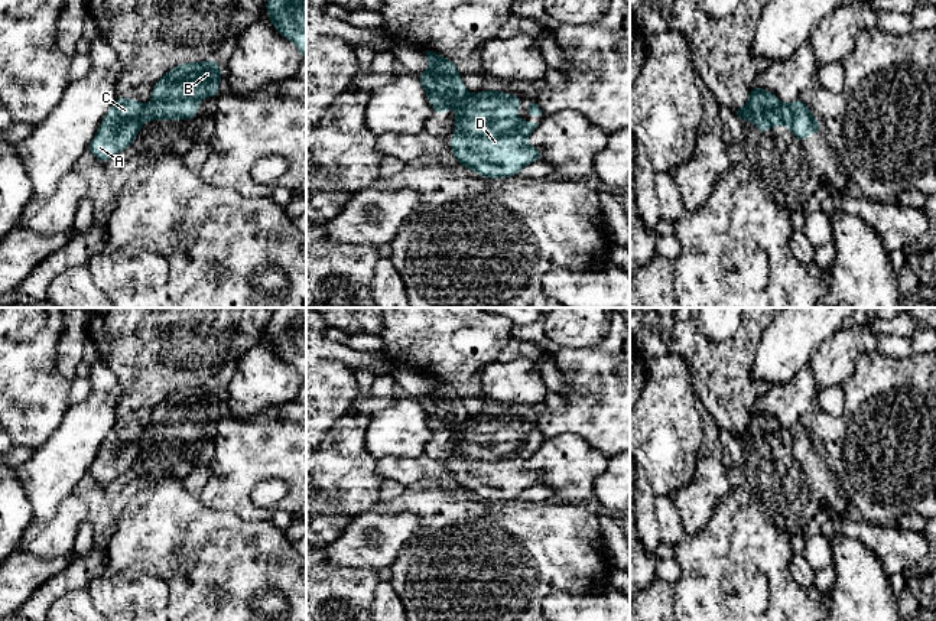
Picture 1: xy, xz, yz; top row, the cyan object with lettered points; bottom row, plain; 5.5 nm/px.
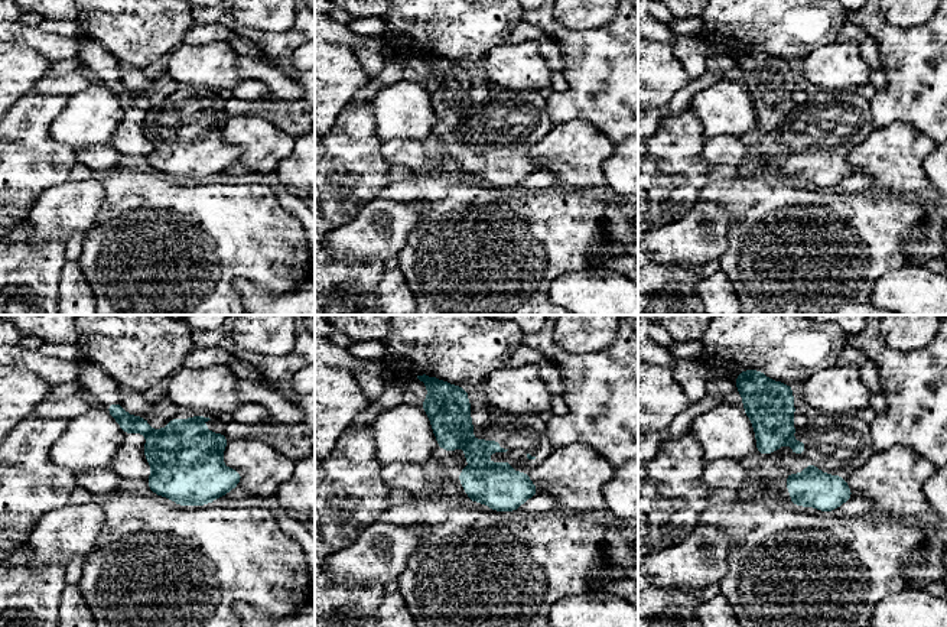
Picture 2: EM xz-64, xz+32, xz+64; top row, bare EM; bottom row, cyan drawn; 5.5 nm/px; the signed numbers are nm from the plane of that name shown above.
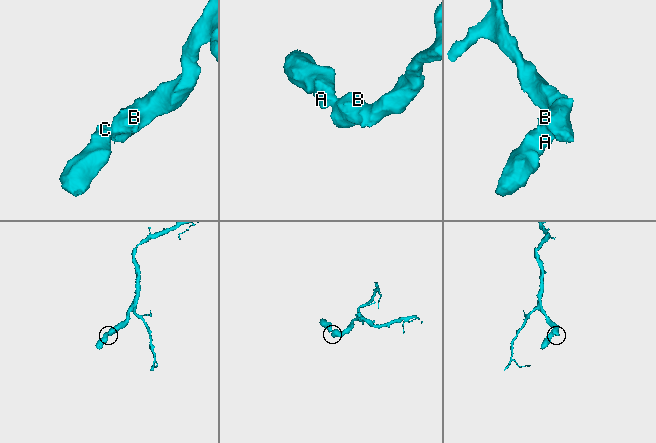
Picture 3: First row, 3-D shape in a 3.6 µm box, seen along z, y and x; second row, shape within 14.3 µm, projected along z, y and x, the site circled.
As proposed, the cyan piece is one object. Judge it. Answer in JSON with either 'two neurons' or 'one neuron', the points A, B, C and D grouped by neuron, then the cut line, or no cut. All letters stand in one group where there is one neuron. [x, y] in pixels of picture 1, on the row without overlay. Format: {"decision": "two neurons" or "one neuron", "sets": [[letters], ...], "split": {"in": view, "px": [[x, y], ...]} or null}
{"decision": "two neurons", "sets": [["A", "C"], ["B", "D"]], "split": {"in": "xy", "px": [[145, 431], [142, 444]]}}

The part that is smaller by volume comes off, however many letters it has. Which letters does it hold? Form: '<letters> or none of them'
A, C

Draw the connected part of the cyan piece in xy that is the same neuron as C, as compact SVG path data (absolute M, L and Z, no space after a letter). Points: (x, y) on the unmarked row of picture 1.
M117 420L116 426L103 440L97 458L88 474L101 487L131 469L142 453L144 429L139 423Z

